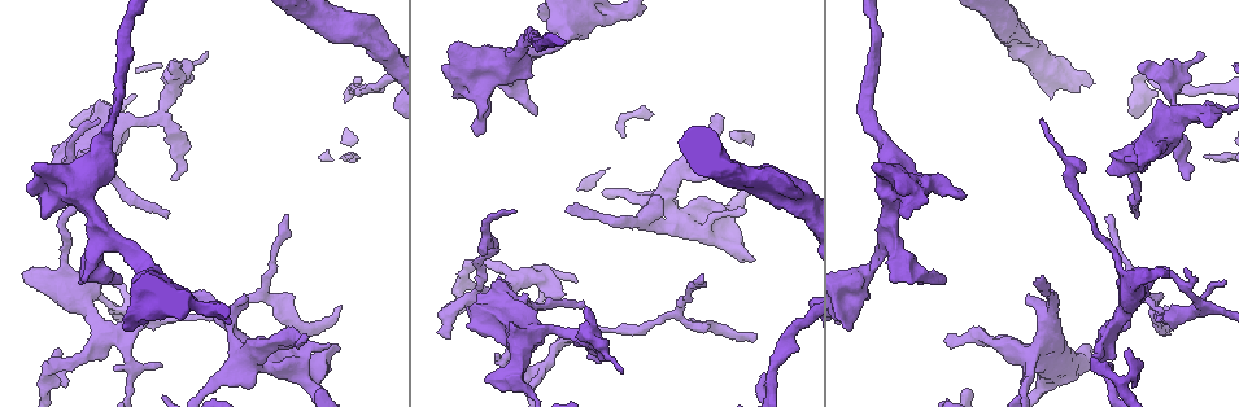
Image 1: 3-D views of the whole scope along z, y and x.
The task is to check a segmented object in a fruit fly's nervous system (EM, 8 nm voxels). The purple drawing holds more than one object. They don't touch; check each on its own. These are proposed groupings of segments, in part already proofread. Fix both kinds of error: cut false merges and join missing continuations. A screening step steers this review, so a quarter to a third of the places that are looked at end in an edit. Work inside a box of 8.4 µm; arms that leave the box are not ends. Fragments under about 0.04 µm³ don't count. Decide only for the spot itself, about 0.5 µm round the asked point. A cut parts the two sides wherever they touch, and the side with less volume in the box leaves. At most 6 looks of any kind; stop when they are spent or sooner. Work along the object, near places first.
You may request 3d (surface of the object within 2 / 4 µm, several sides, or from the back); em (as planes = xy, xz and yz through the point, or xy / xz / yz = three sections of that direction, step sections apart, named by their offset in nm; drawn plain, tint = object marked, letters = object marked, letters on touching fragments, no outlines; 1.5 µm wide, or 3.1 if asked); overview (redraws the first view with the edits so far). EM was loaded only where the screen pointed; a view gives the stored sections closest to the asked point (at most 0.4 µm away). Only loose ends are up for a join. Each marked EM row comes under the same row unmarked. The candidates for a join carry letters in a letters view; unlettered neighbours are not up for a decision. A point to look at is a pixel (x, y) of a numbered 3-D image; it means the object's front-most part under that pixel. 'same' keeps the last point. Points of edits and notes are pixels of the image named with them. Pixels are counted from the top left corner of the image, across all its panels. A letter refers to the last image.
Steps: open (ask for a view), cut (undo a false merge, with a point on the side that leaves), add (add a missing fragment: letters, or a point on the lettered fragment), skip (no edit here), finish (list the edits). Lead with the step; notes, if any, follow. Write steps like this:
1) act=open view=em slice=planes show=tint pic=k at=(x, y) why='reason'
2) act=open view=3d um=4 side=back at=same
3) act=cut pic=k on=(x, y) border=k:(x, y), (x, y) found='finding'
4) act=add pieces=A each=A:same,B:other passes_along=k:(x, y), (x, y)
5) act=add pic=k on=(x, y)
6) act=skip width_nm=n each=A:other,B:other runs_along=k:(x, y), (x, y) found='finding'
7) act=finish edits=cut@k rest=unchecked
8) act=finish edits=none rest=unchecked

act=open view=em slice=yz step=8 show=letters pic=1 at=(336, 345) why='an open end'

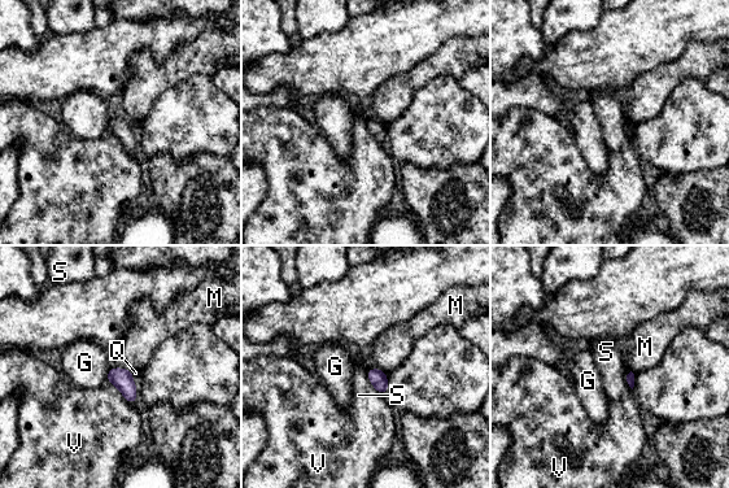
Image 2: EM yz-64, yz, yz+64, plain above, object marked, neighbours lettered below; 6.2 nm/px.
act=open view=em slice=xy step=8 show=letters at=same

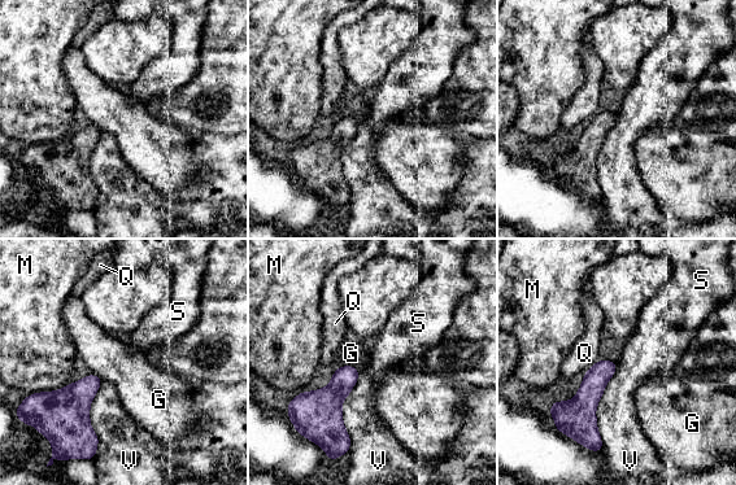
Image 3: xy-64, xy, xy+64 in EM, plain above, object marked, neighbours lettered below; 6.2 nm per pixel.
act=skip each=G:other,M:other,Q:other,S:other,V:other found='no lettered fragment goes on from it'

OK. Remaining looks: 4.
act=open view=em slice=xz step=8 show=letters pic=1 at=(58, 351) why='tapers out'

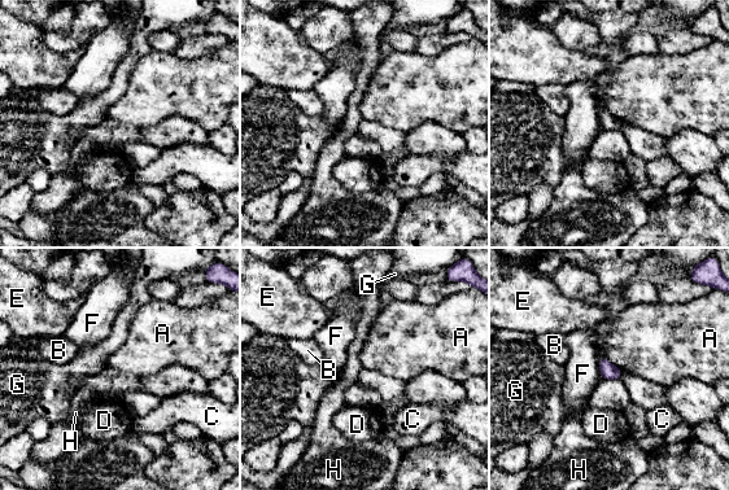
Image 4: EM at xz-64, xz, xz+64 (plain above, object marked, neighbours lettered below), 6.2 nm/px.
act=skip longest_contact=A:160nm each=A:other,B:other,C:other,D:other,E:other,F:other,G:other,H:other found='no lettered fragment goes on from it'

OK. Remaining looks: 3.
act=open view=em slice=planes show=tint pic=1 at=(1169, 273) why='an open end'

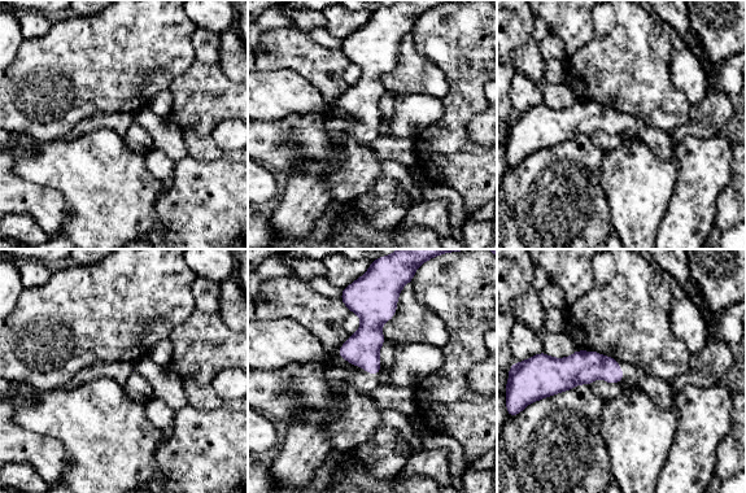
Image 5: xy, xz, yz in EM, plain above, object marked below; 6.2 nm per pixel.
act=open view=em slice=planes show=letters at=same

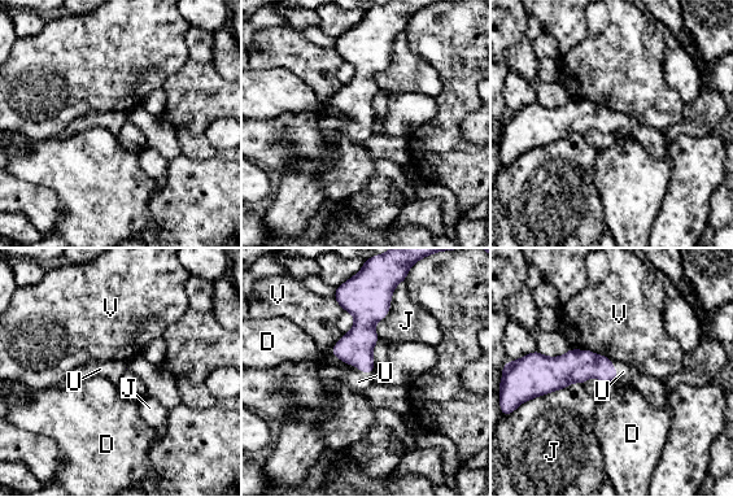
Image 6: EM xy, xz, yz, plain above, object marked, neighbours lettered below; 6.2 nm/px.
act=add pieces=U each=D:other,J:other,U:same,V:other passes_along=6:(356, 347), (361, 370), (358, 382) found='the neuron continues'

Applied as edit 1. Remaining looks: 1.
act=finish edits=add@6 rest=unchecked

